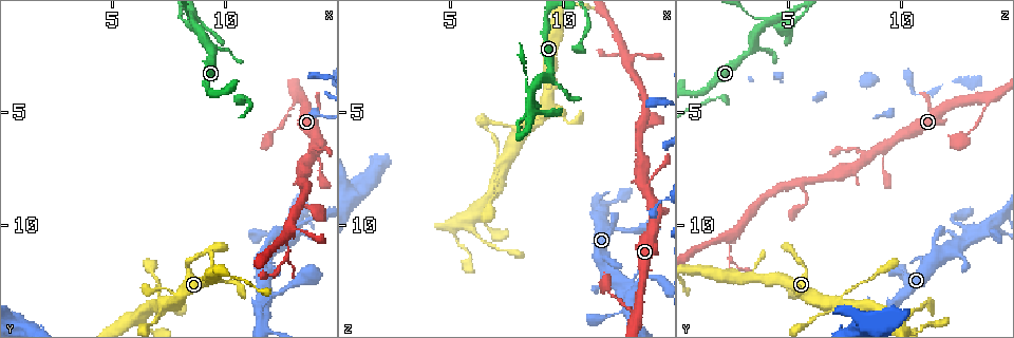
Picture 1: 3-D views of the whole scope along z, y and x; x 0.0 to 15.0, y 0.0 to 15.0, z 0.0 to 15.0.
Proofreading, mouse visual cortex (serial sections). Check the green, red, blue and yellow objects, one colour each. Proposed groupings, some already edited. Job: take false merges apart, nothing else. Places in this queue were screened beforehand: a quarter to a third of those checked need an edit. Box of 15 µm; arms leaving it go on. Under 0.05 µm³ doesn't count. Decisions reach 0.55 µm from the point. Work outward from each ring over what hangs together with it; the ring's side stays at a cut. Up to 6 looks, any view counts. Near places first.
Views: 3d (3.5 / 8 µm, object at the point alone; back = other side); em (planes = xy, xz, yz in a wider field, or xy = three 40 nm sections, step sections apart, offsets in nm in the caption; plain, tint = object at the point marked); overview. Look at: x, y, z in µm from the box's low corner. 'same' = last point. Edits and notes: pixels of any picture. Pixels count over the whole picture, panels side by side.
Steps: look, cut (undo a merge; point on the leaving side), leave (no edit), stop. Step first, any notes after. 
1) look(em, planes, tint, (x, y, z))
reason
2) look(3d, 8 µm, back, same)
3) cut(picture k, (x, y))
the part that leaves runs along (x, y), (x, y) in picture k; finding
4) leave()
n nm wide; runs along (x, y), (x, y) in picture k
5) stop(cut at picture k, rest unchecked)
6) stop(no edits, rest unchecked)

look(3d, 3.5 µm, (12.0, 11.2, 12.0))
looks like a crossing

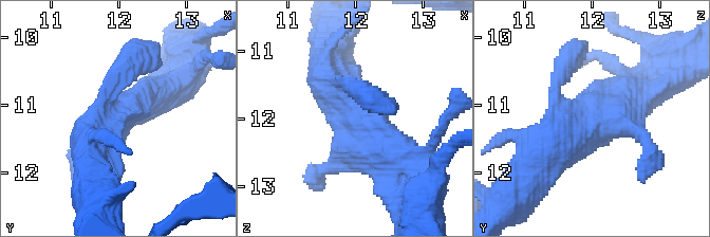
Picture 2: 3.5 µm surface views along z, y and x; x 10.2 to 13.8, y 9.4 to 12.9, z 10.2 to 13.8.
leave()
runs along (330, 68), (340, 106), (402, 160) in picture 2; one cell here

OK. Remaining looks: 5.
look(3d, 3.5 µm, (7.1, 13.4, 7.3))
thin arm on a thick one

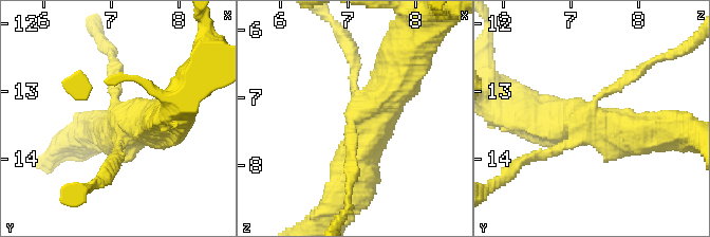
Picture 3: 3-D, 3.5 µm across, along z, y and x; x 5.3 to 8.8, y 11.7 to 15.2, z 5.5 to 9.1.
look(em, xy, step 2, tint, (7.15, 13.30, 7.30))
4 arms; arms of 150, 150, 600, 600 nm; shape alone is not enough

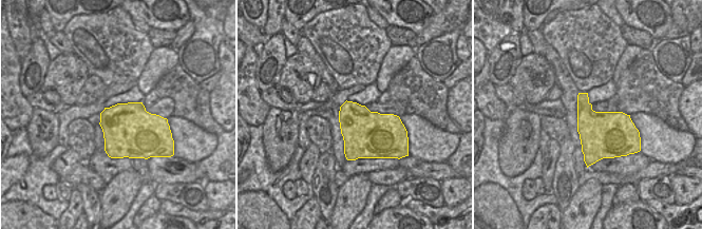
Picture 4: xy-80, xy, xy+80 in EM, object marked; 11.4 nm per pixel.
leave()
runs along (408, 58), (350, 175) in picture 3; one cell here

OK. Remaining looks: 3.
look(3d, 3.5 µm, (12.8, 10.5, 2.2))
looks like a crossing

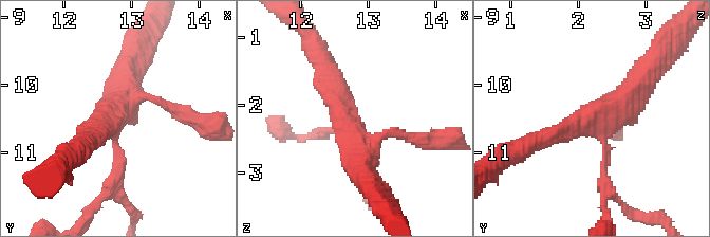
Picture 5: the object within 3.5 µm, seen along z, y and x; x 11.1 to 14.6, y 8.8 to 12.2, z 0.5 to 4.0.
look(em, planes, tint, (12.70, 10.50, 2.25))
4 arms; arms of 150, 150, 300, 450 nm; need the tissue

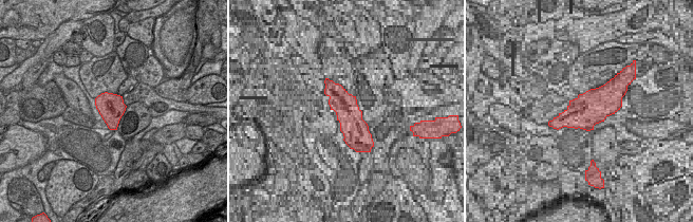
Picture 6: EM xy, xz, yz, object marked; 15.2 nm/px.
cut(picture 5, (109, 189))
400 nm wide; the part that leaves runs along (117, 153), (117, 176), (85, 221) in picture 5; a second cell is stuck on

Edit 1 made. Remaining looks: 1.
stop(cut at picture 5, rest unchecked)

